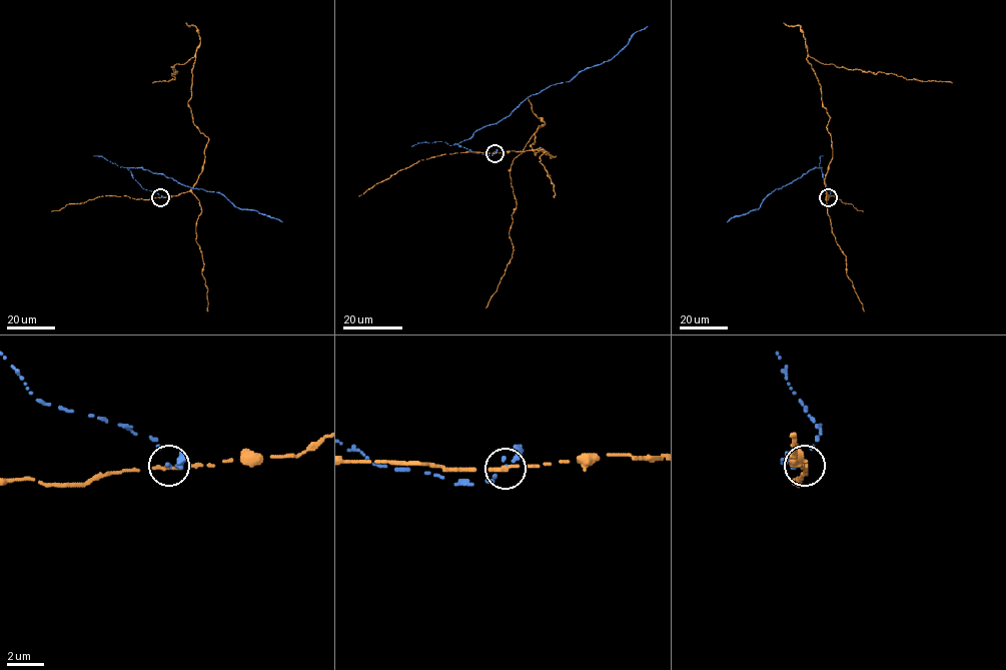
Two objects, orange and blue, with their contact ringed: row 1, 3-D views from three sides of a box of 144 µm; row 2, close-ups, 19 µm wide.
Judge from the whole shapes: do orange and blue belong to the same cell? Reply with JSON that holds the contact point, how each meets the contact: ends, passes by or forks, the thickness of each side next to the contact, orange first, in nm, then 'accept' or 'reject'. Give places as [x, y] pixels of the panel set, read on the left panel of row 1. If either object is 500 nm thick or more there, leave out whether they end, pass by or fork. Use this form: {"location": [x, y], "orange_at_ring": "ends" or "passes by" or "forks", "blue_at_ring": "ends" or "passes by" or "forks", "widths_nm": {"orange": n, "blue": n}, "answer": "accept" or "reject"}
{"location": [160, 197], "orange_at_ring": "ends", "blue_at_ring": "passes by", "widths_nm": {"orange": 320, "blue": 180}, "answer": "reject"}

